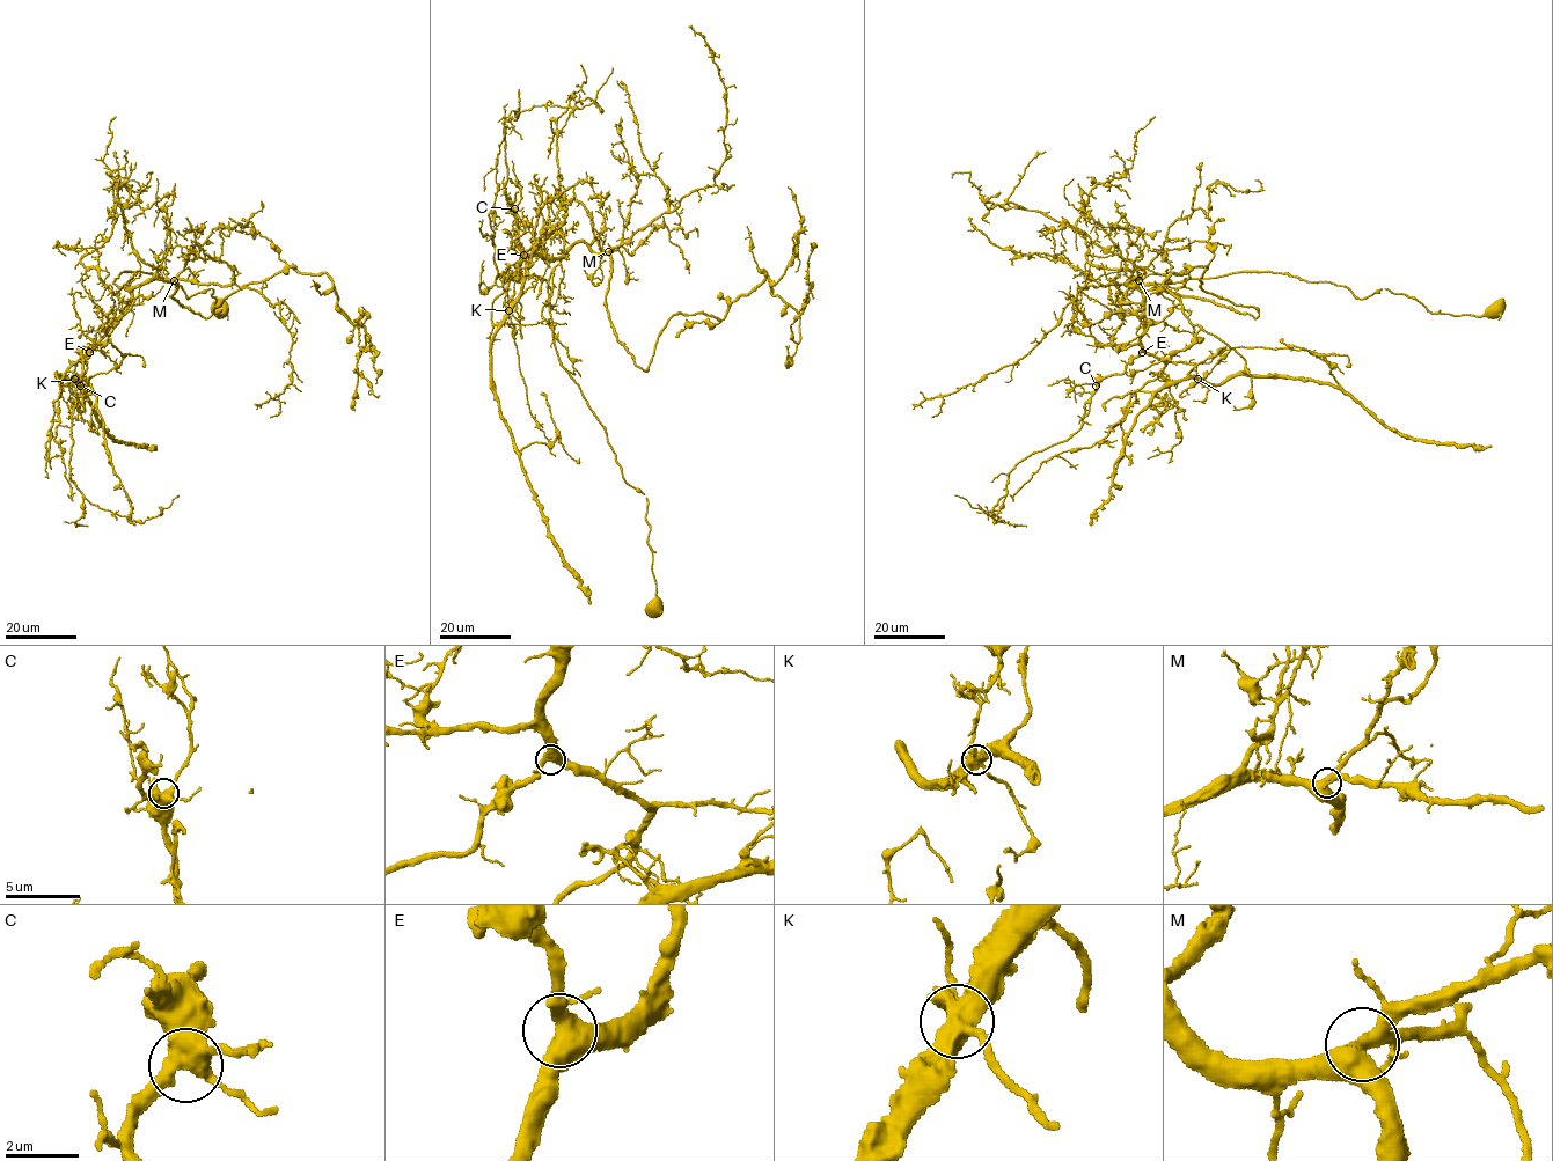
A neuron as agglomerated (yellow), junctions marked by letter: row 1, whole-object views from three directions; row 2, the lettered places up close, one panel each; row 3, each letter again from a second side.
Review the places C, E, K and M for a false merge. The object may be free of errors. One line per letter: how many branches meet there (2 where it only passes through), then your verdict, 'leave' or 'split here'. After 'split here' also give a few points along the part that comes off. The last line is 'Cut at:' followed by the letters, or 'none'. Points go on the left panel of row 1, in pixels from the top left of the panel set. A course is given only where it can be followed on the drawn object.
C: branches 4; leave
E: branches 4; leave
K: branches 4; split here; course (74, 379), (63, 384), (56, 375), (81, 387), (93, 413), (114, 439), (147, 448), (156, 446)
M: branches 4; leave
Cut at: K

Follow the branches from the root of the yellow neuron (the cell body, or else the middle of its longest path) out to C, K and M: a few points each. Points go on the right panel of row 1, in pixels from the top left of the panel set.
C: (1495, 306), (1431, 314), (1385, 288), (1359, 299), (1271, 272), (1185, 279), (1143, 292), (1140, 352), (1096, 386)
K: (1495, 306), (1431, 314), (1385, 288), (1359, 299), (1271, 272), (1147, 289), (1140, 345), (1193, 362), (1198, 379)
M: (1495, 306), (1431, 314), (1385, 288), (1359, 299), (1271, 272), (1150, 291), (1129, 283), (1138, 280)

